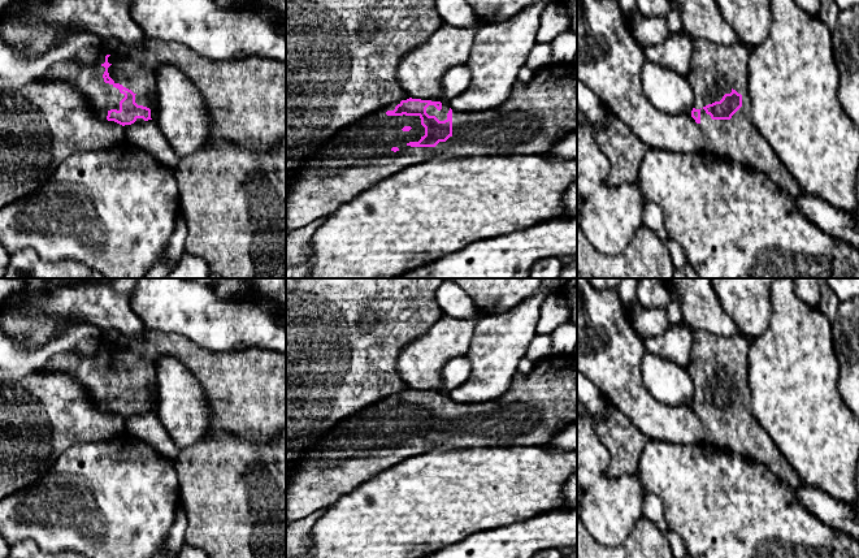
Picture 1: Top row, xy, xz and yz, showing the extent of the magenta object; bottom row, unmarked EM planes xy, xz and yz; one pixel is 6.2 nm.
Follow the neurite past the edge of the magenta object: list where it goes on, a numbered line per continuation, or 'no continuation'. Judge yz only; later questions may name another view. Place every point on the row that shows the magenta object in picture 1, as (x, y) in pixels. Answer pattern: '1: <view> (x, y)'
1: yz (715, 69)

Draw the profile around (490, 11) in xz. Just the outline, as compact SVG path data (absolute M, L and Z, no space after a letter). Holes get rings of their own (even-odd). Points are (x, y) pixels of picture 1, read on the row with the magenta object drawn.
M464 0L486 25L517 16L538 0Z

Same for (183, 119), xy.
M169 64L156 69L157 122L179 157L207 147L212 120L204 96L182 72Z

